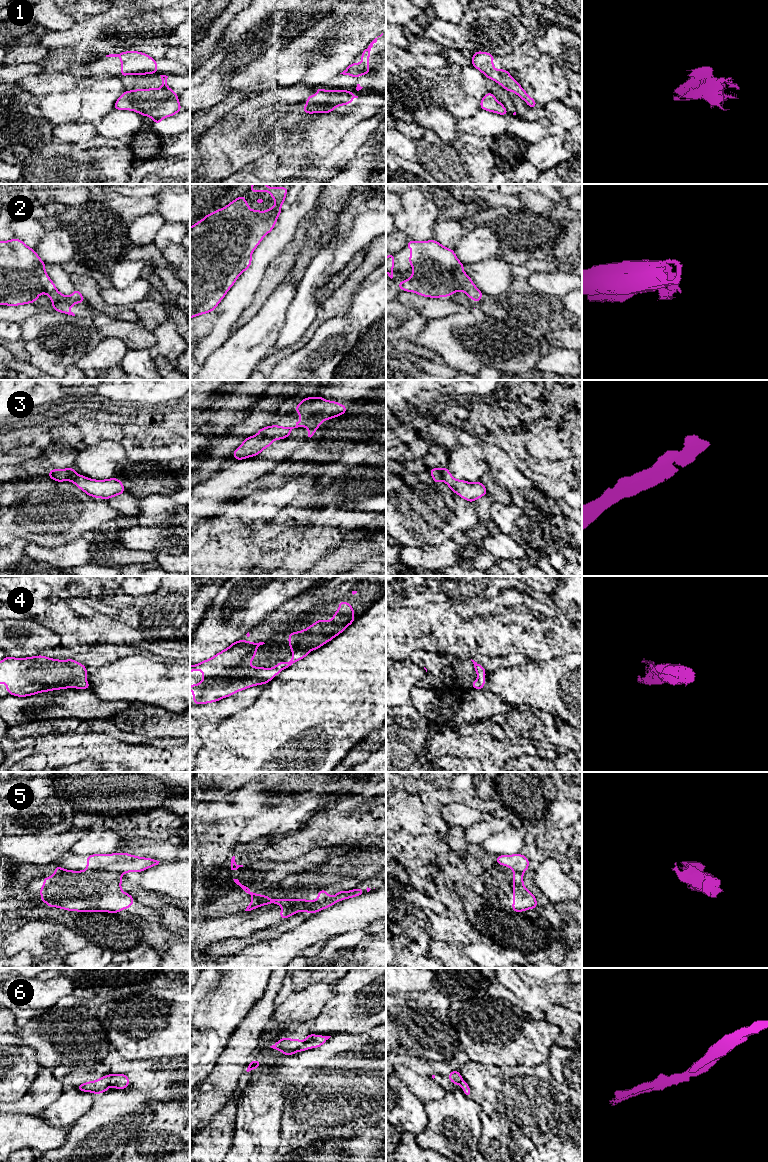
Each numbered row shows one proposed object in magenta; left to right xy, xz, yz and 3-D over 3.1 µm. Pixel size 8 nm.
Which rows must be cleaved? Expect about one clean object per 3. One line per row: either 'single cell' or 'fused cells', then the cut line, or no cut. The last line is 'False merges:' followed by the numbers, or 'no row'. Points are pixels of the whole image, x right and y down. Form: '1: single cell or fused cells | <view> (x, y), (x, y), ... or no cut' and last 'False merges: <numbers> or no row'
1: fused cells | yz (485, 74), (489, 77)
2: fused cells | xz (250, 254), (244, 263), (242, 271)
3: single cell | no cut
4: single cell | no cut
5: fused cells | xy (88, 869), (104, 869), (117, 871), (121, 874)
6: single cell | no cut
False merges: 1, 2, 5

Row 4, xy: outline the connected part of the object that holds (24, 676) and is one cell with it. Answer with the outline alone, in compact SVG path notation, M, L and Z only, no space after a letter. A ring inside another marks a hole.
M43 655L28 658L6 656L0 661L0 684L6 681L10 695L25 697L51 690L90 689L86 667L74 659L58 660Z

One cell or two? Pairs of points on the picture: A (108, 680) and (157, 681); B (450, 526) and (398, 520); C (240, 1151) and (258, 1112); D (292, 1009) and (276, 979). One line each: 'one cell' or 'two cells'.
A: one cell
B: one cell
C: one cell
D: two cells

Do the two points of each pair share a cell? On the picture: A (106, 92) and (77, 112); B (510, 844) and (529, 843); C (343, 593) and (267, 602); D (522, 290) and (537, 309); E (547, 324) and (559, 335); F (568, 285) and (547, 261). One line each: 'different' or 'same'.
A: same
B: different
C: different
D: same
E: different
F: different

